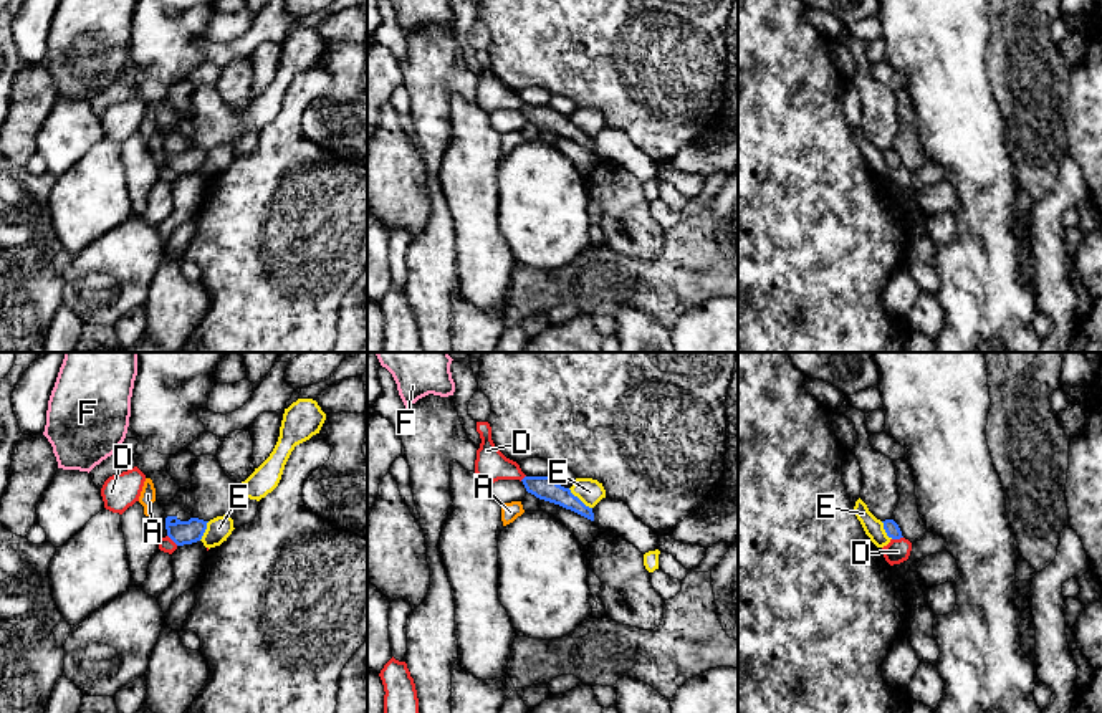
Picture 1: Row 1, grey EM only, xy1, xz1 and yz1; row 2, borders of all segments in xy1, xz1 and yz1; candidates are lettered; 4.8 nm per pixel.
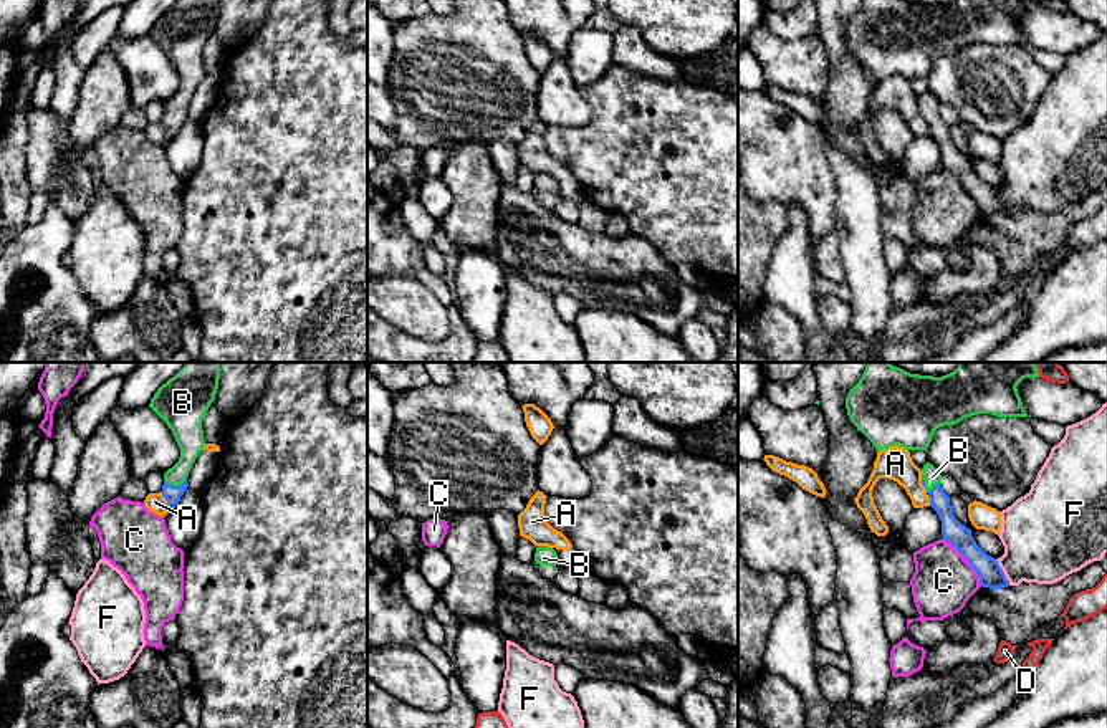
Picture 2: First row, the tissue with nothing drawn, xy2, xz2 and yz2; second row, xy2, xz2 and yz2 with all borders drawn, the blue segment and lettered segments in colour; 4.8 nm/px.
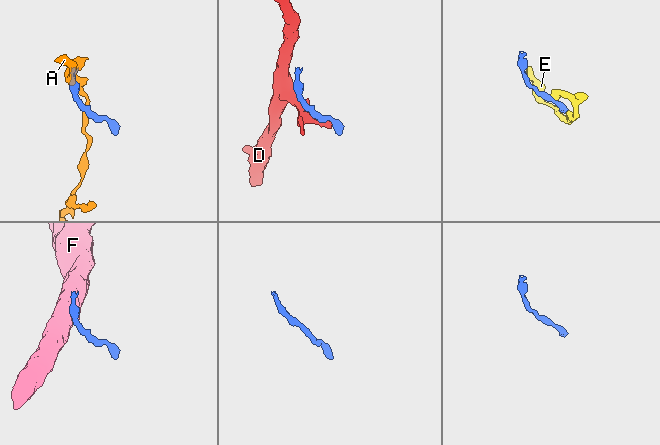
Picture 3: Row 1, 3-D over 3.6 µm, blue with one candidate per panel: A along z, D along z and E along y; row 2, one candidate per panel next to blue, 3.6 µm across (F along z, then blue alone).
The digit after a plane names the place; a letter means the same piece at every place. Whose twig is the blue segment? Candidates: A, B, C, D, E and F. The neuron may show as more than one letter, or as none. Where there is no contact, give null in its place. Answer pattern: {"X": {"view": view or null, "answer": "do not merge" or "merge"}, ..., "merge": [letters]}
{"A": {"view": "xy2", "answer": "do not merge"}, "B": {"view": "xy2", "answer": "merge"}, "C": {"view": "yz2", "answer": "do not merge"}, "D": {"view": "yz1", "answer": "do not merge"}, "E": {"view": "xz1", "answer": "do not merge"}, "F": {"view": "yz2", "answer": "do not merge"}, "merge": ["B"]}

